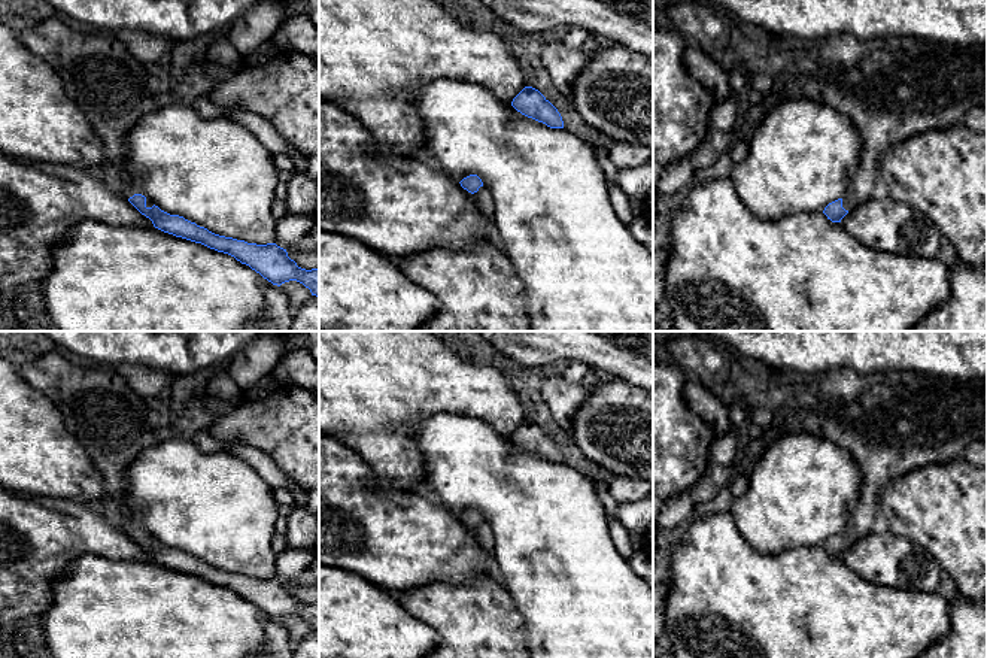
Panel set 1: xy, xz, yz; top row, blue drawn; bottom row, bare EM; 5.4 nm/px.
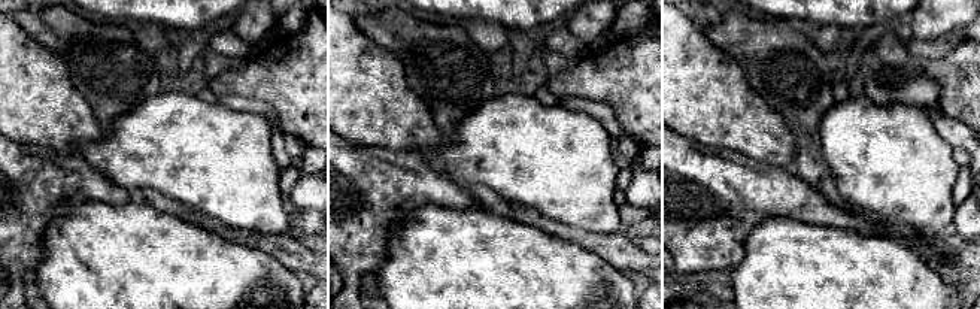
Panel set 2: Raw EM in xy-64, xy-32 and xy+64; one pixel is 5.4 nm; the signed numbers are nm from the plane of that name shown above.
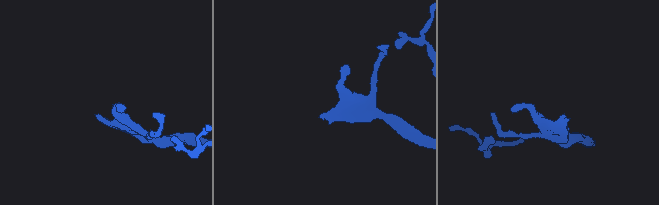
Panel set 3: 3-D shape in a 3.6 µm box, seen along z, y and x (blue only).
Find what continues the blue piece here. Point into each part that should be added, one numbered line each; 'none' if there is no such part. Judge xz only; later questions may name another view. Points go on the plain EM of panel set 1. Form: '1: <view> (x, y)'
1: xz (483, 534)

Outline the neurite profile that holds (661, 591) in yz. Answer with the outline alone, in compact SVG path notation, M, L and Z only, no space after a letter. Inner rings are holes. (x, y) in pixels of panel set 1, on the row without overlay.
M669 574L653 588L653 640L662 640L665 636L665 601L669 588Z

